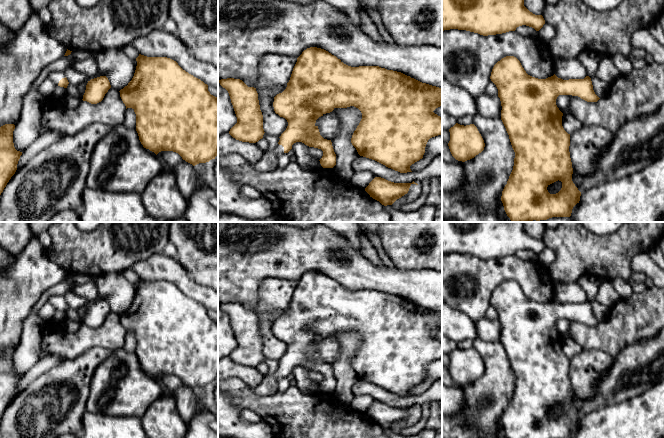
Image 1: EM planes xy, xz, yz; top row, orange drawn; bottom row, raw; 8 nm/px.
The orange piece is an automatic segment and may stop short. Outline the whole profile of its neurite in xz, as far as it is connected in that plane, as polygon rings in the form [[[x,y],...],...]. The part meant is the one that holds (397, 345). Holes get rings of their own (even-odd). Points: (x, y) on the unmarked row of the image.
[[[310,271],[297,282],[286,313],[274,321],[274,335],[287,344],[286,354],[281,358],[278,369],[271,376],[265,376],[258,386],[250,389],[258,395],[274,394],[278,391],[278,380],[288,377],[294,367],[302,366],[309,371],[321,373],[323,375],[323,380],[319,384],[321,390],[333,392],[336,389],[336,378],[332,366],[320,359],[315,347],[319,341],[332,336],[335,332],[350,330],[358,332],[362,337],[362,343],[351,362],[351,367],[358,378],[400,397],[412,396],[410,390],[423,382],[428,364],[442,358],[442,342],[433,336],[442,330],[442,312],[422,307],[401,296],[379,290],[351,291],[324,273]]]

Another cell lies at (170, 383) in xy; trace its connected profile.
[[[161,375],[157,378],[158,382],[162,385],[164,390],[174,392],[183,383],[182,381],[173,375]]]

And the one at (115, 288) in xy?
[[[111,272],[96,278],[98,293],[109,304],[111,311],[121,314],[132,304],[136,290],[123,273]]]

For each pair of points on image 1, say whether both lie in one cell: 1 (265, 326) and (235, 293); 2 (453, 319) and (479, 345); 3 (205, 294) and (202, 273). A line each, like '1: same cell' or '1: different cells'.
1: different cells
2: different cells
3: different cells

